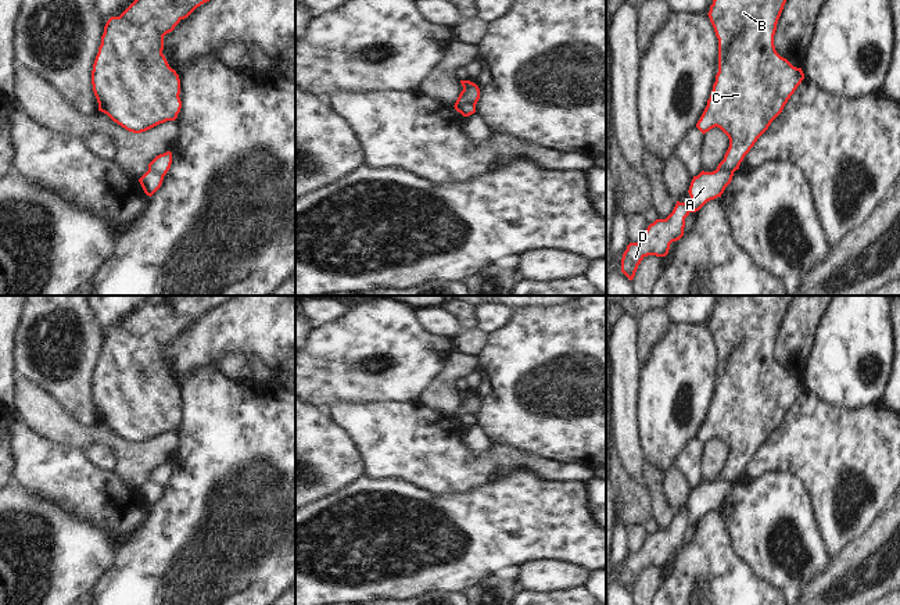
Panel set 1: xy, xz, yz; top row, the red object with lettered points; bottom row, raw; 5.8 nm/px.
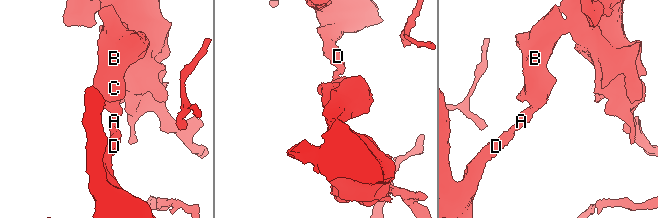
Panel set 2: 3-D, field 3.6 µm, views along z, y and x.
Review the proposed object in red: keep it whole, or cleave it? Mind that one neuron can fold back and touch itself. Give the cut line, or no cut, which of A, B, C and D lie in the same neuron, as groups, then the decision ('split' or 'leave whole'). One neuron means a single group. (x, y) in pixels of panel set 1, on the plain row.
xz (468, 393), (465, 408), (474, 416) | A D / B C | split

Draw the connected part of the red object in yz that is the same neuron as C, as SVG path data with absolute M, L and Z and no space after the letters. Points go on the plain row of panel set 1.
M720 296L710 316L709 329L718 350L718 383L707 416L696 434L704 445L720 438L729 450L729 458L718 482L735 483L757 450L768 440L771 433L782 423L785 415L804 390L802 379L793 377L781 368L774 357L777 334L795 296Z

